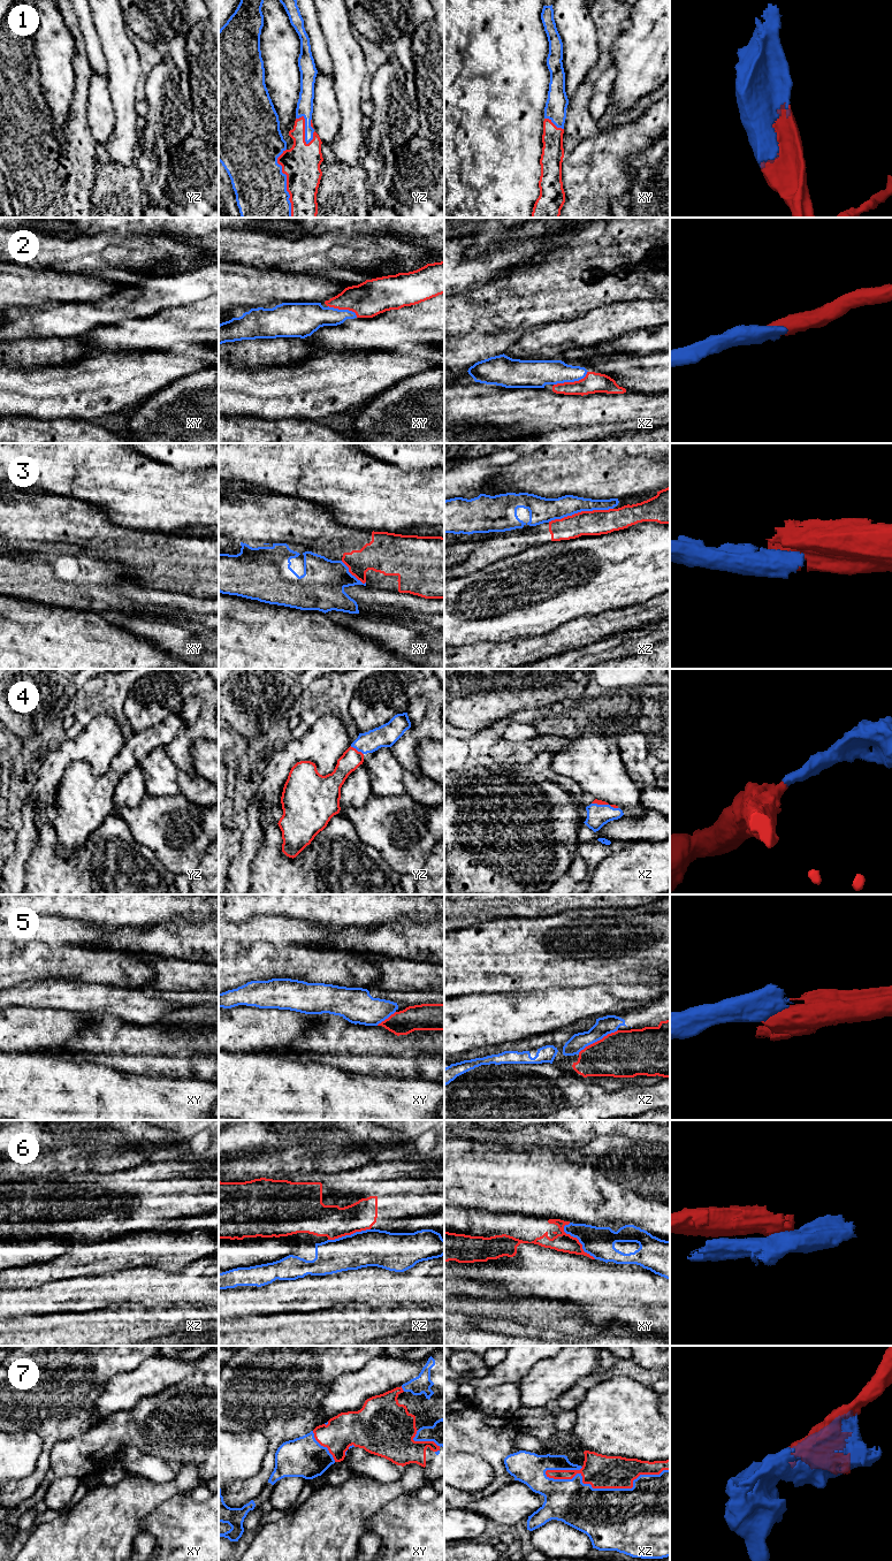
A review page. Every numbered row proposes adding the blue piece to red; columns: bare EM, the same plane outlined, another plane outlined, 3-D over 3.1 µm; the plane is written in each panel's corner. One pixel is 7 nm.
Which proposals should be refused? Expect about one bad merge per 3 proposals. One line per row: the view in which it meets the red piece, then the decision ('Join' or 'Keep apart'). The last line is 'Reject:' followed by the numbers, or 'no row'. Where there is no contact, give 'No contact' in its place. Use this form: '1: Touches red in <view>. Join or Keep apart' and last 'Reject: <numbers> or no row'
1: Touches red in yz. Join
2: Touches red in xz. Join
3: Touches red in xz. Keep apart
4: Touches red in yz. Join
5: Touches red in xz. Keep apart
6: Touches red in xy. Keep apart
7: Touches red in xz. Join
Reject: 3, 5, 6

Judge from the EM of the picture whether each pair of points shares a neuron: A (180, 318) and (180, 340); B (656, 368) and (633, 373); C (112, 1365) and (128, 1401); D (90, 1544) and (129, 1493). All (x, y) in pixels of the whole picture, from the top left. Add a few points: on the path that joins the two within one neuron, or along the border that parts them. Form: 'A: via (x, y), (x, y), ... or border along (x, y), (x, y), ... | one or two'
A: via (180, 324), (180, 334) | one
B: via (650, 373), (639, 373) | one
C: border along (140, 1362), (130, 1370), (115, 1372), (99, 1394) | two
D: via (98, 1531), (122, 1506) | one

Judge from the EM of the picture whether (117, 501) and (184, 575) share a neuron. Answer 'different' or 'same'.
different

